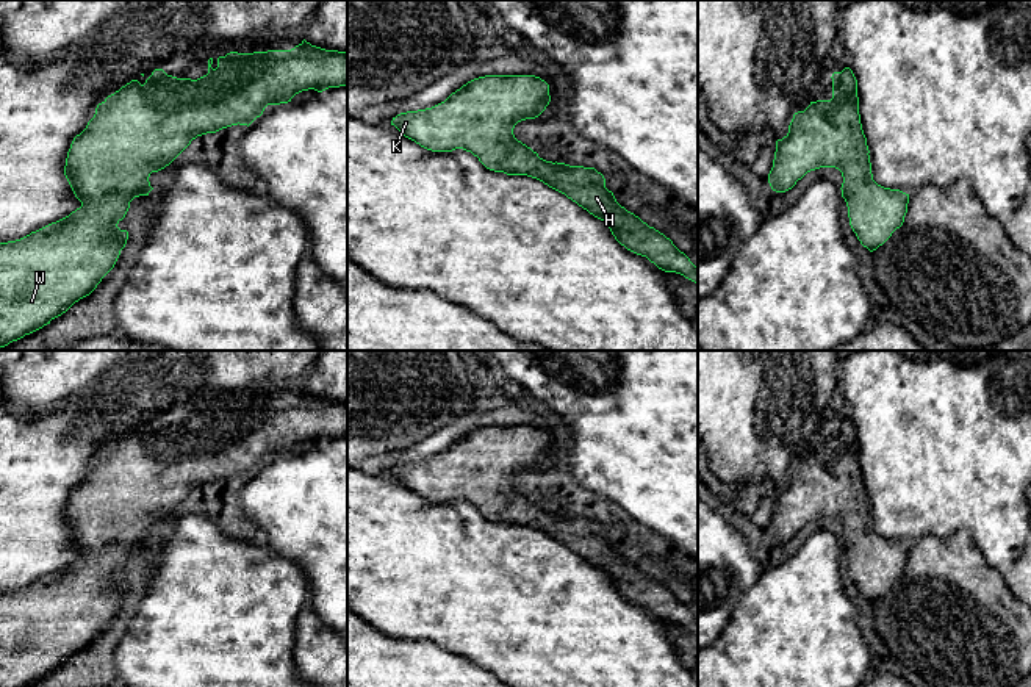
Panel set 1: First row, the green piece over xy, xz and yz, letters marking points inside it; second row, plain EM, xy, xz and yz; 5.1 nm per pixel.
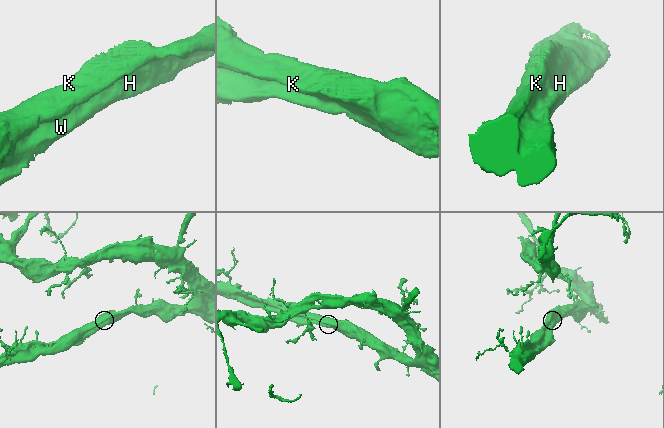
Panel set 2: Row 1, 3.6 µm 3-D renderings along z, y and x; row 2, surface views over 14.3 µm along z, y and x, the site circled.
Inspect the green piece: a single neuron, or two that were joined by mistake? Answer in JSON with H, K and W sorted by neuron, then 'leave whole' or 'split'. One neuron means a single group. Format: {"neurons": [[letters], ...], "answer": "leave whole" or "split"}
{"neurons": [["H", "K", "W"]], "answer": "leave whole"}

